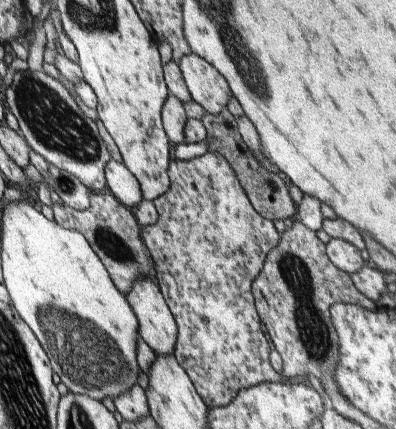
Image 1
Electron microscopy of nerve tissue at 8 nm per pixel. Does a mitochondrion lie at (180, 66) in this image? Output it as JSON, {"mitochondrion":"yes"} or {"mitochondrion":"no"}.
{"mitochondrion":"no"}

